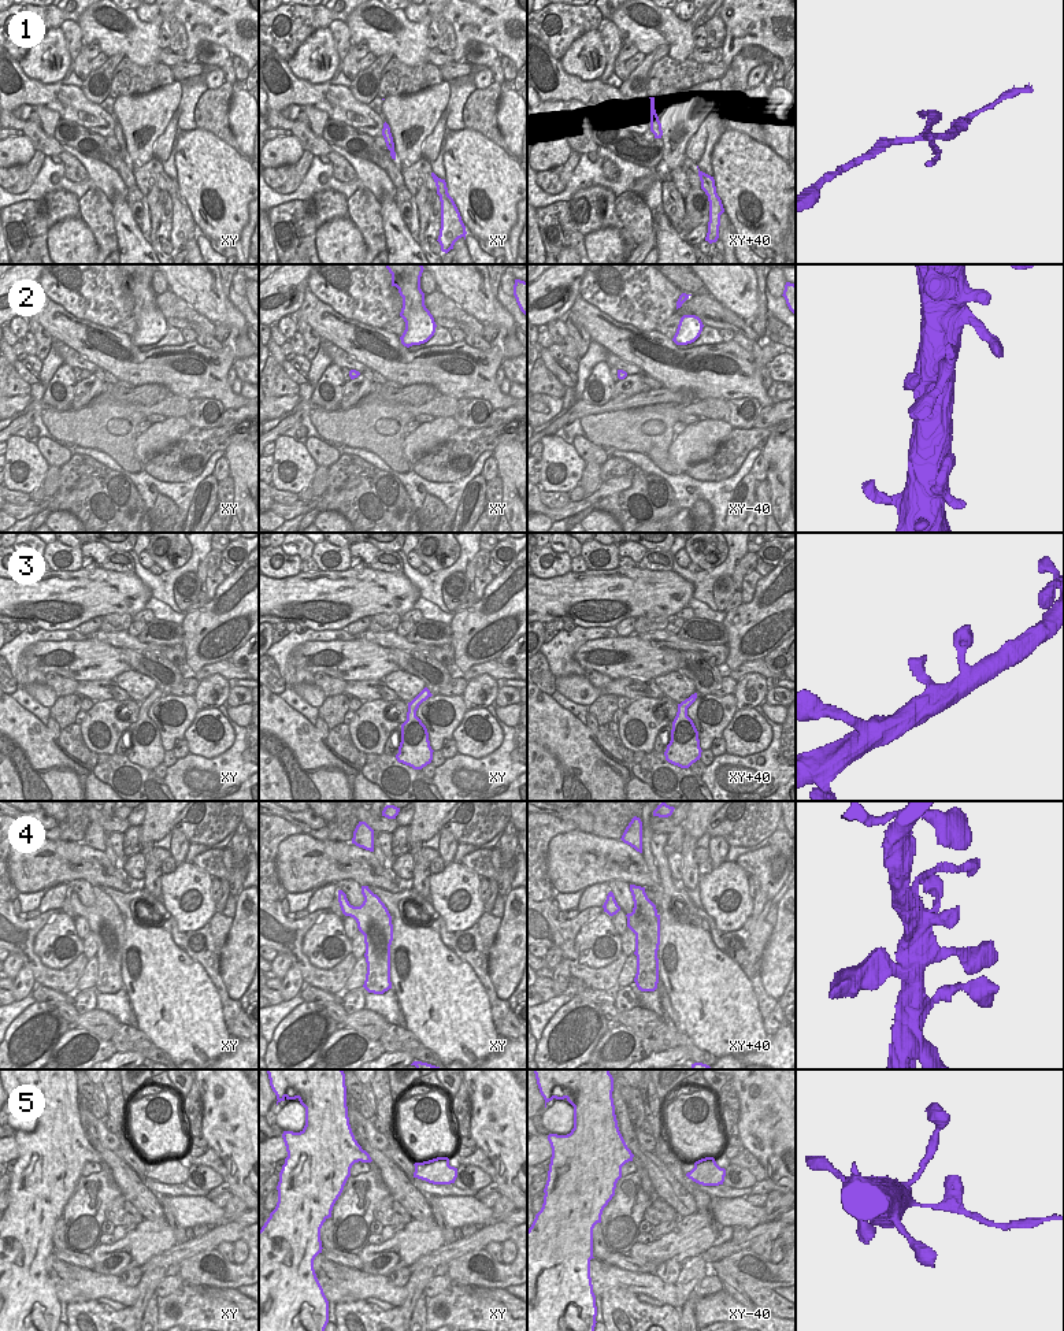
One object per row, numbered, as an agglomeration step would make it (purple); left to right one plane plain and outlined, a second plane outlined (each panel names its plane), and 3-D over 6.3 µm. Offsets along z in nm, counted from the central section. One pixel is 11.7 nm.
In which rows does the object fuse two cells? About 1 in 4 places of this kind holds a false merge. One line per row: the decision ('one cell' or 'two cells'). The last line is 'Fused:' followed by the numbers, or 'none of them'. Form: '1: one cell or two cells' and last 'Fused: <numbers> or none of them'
1: two cells
2: one cell
3: one cell
4: one cell
5: one cell
Fused: 1

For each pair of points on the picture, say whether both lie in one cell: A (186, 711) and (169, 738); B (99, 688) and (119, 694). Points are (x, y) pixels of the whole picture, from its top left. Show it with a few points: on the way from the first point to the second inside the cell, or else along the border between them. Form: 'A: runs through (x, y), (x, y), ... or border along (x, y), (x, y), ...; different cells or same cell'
A: runs through (185, 718), (174, 731); same cell
B: runs through (104, 690), (114, 692); same cell

